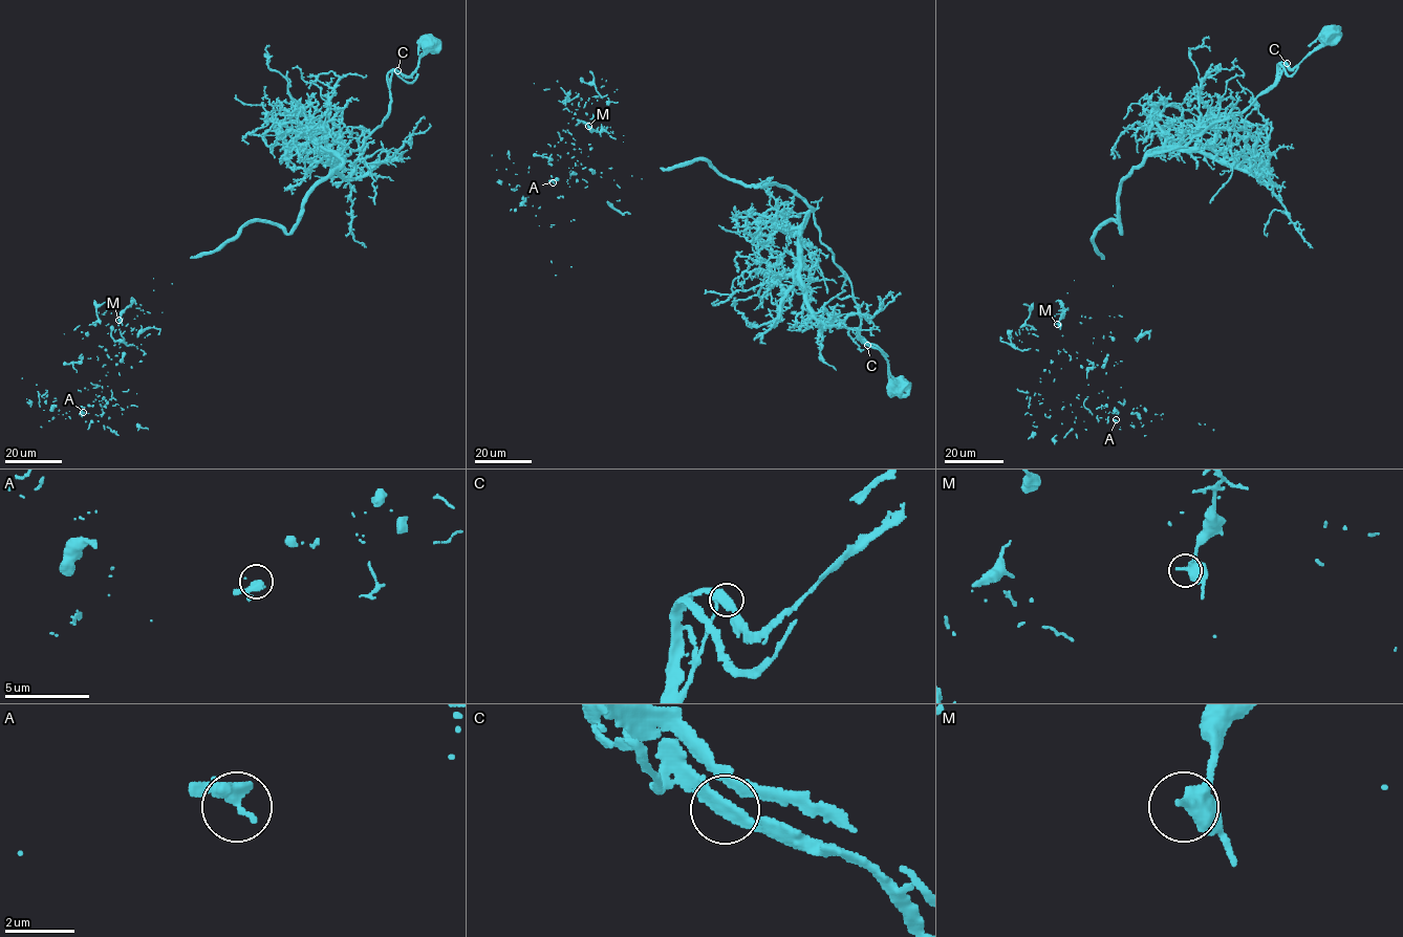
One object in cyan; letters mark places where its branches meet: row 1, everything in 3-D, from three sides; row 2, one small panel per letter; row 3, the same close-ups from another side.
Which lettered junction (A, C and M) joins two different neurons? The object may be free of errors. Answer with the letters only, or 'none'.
none

